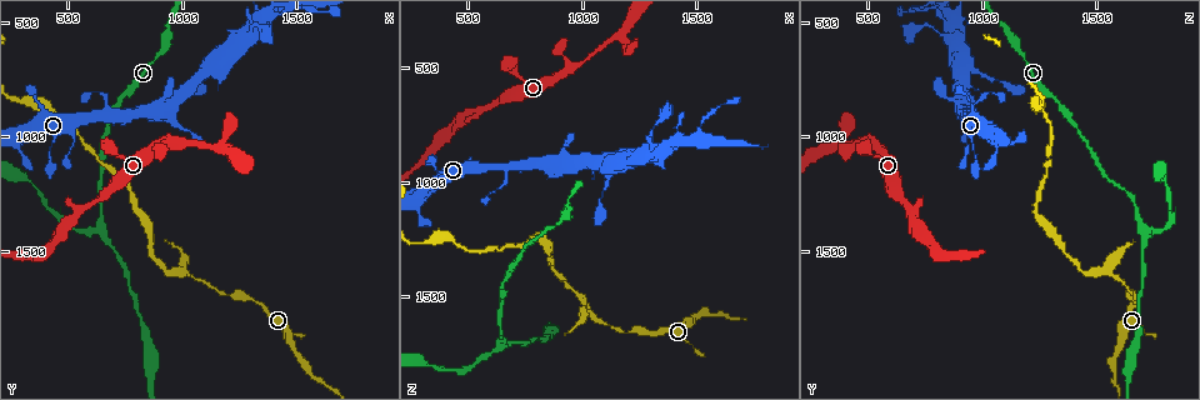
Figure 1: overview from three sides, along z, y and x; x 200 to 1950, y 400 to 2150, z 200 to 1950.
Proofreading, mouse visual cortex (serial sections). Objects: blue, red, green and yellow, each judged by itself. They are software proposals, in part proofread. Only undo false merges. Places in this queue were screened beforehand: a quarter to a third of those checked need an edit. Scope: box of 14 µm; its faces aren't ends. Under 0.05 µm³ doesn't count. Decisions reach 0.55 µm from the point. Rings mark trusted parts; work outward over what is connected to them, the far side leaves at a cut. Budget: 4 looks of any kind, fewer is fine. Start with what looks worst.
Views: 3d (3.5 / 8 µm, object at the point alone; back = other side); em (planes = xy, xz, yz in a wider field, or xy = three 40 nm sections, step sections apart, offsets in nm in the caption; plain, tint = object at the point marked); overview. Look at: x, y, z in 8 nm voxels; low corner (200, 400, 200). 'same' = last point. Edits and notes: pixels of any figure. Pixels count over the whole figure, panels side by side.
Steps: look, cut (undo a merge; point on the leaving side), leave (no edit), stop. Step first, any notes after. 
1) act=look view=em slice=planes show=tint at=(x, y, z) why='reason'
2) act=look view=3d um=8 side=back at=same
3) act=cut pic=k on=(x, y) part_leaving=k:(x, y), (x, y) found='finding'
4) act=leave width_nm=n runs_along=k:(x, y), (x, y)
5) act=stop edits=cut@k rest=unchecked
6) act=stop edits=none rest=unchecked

act=look view=3d um=3.5 at=(1030, 1610, 1560) why='sharp bend'

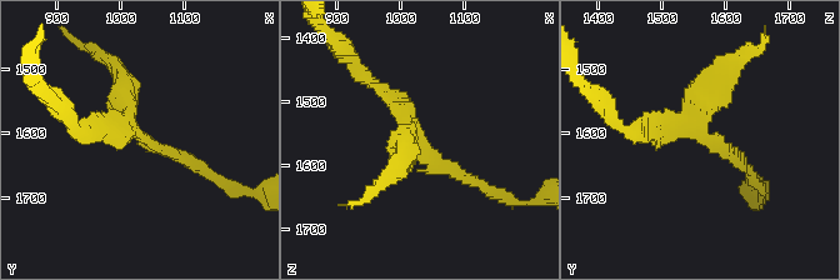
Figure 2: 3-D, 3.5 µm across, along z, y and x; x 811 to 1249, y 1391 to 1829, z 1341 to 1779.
act=look view=em slice=xy step=1 show=tint at=(1030, 1600, 1560)

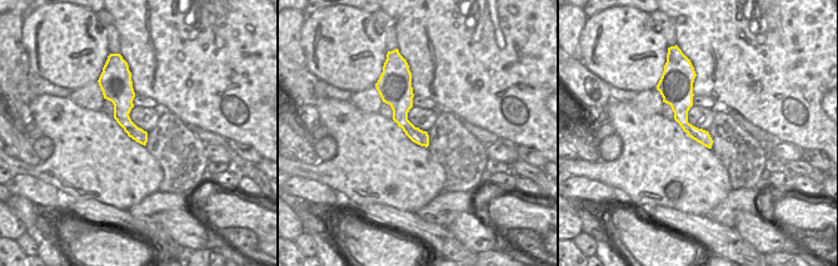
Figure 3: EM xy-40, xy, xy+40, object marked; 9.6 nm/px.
act=leave runs_along=2:(478, 183), (435, 164), (370, 80) found='one cell here'

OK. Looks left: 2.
act=look view=3d um=3.5 at=(940, 1020, 500) why='abrupt turn'

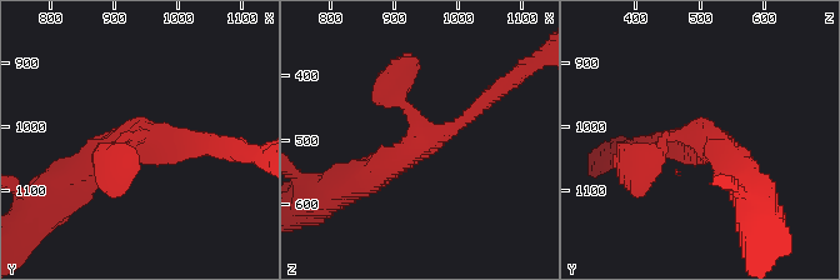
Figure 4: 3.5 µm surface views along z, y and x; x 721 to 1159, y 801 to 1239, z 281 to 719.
act=look view=em slice=planes show=tint at=(940, 1010, 500) arms=3 arm_widths_nm=150,200,400 why='need the tissue'

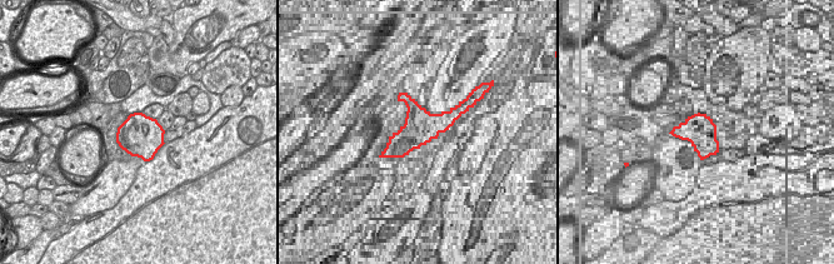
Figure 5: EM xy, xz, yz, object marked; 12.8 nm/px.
act=leave runs_along=4:(359, 180), (448, 131), (493, 93) found='all the same cell'

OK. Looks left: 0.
act=stop edits=none rest=unchecked

